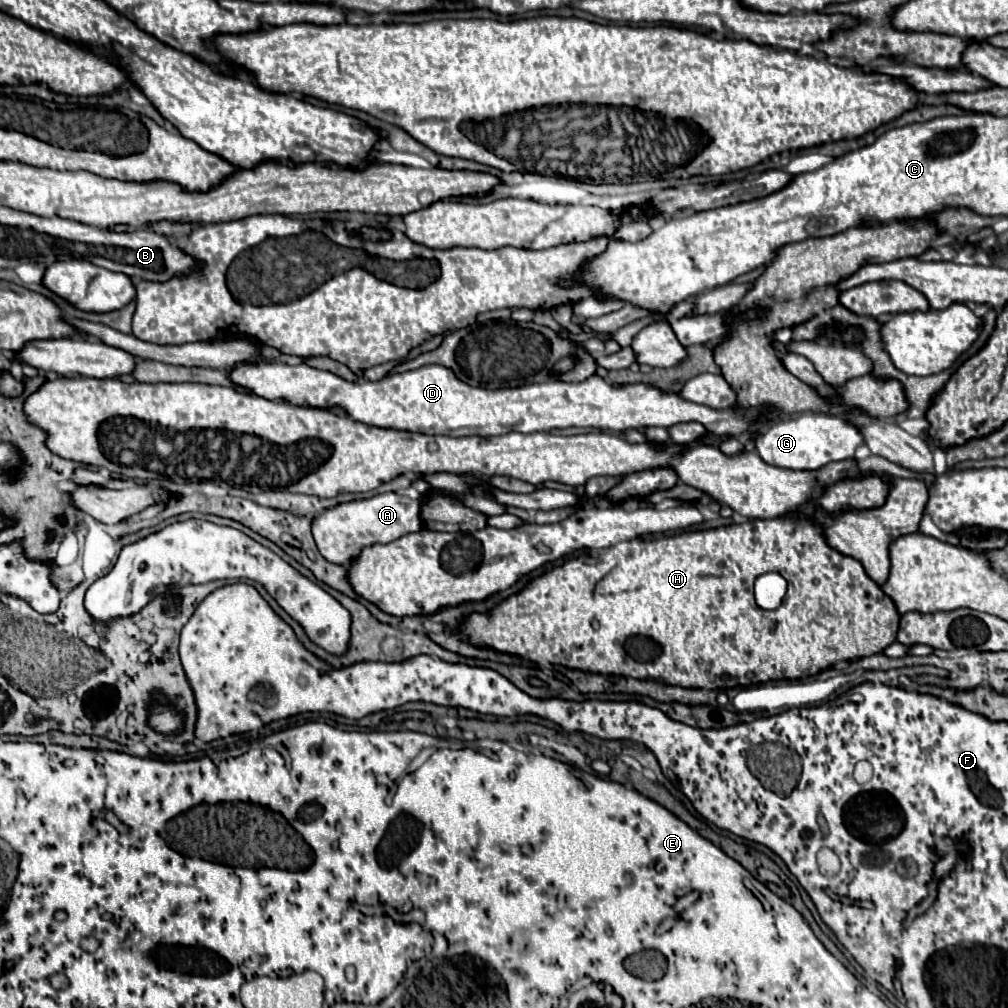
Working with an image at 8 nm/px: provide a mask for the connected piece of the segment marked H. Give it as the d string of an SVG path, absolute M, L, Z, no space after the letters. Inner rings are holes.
M812 505L800 509L800 515L788 519L754 519L744 521L740 525L708 529L708 531L686 531L672 537L658 537L658 539L634 539L628 543L618 543L610 549L602 551L588 551L576 559L566 561L562 567L554 567L552 571L544 573L542 577L528 583L518 595L508 597L490 613L472 613L464 619L462 627L470 635L470 641L478 647L492 647L496 651L514 653L526 657L530 661L552 663L552 665L566 665L580 671L590 673L604 673L604 675L624 675L634 679L654 679L666 685L678 687L692 687L692 689L730 689L730 687L754 687L766 681L798 681L804 677L812 677L826 667L838 661L854 661L860 657L868 657L874 653L884 651L890 643L896 641L896 633L900 627L900 613L894 607L894 601L864 573L862 565L850 557L840 555L834 551L824 539L818 525L814 525L808 517L812 513ZM776 571L788 581L788 593L782 605L774 611L760 609L754 601L752 585L754 579L762 573Z

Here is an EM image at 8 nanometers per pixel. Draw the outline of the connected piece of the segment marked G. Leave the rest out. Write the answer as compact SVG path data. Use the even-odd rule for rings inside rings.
M800 413L790 419L782 419L772 423L768 431L760 433L756 439L756 449L760 457L778 467L786 469L818 469L832 461L852 459L856 449L864 445L862 429L838 415L822 415L822 413Z

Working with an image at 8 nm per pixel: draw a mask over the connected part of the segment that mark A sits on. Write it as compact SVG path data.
M380 493L370 499L342 503L324 515L316 517L312 523L312 535L316 539L318 551L322 557L336 565L350 565L354 559L360 557L364 547L376 543L392 543L406 533L422 529L422 499L410 499L398 493Z

